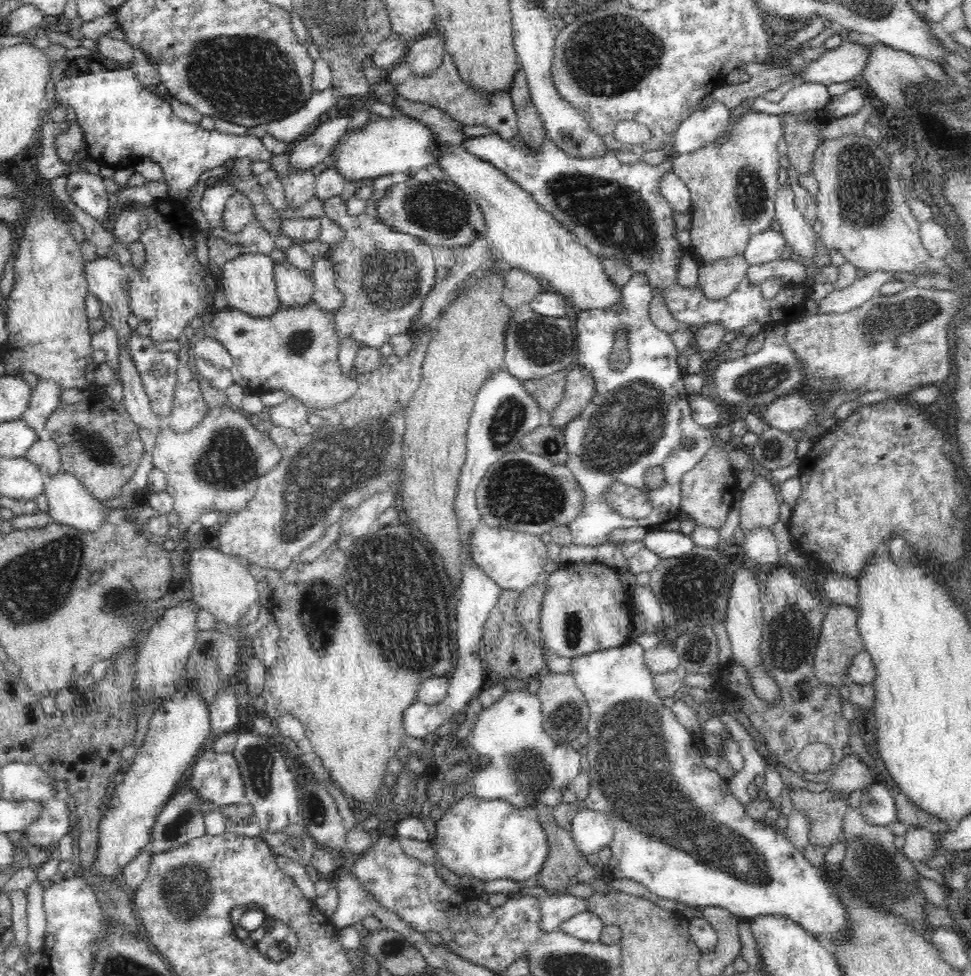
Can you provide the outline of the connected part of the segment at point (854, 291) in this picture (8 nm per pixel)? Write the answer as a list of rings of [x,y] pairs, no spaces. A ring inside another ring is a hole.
[[[876,270],[866,273],[865,277],[856,279],[850,286],[841,290],[834,290],[824,300],[814,303],[812,311],[818,314],[826,312],[849,311],[853,307],[860,306],[862,303],[879,294],[878,290],[882,284],[893,280],[895,272],[886,272],[885,270]]]

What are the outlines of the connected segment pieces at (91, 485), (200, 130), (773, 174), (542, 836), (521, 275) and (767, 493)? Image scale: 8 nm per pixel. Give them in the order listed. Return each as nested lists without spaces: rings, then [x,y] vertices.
[[[90,396],[73,404],[60,402],[46,419],[45,429],[46,432],[50,432],[50,438],[58,445],[61,472],[67,471],[68,474],[76,475],[89,494],[96,499],[108,501],[118,497],[126,482],[134,476],[143,457],[144,444],[140,428],[131,418],[123,400],[120,405],[116,405],[108,396],[98,399]]]
[[[89,59],[86,63],[74,62],[67,65],[67,69],[66,76],[55,83],[56,100],[69,111],[69,120],[73,119],[79,124],[88,157],[100,167],[110,167],[116,171],[134,167],[140,160],[148,158],[158,163],[164,171],[170,198],[184,200],[192,190],[192,186],[197,183],[200,174],[220,167],[228,160],[259,162],[268,161],[273,157],[262,139],[255,135],[224,134],[216,129],[206,130],[199,123],[187,123],[178,119],[172,113],[167,98],[142,87],[131,69],[108,70],[102,63],[93,59]]]
[[[754,112],[736,124],[726,145],[677,156],[673,171],[691,194],[689,248],[698,267],[712,259],[743,254],[754,234],[770,228],[775,220],[776,190],[780,184],[778,144],[782,134],[778,115]]]
[[[462,797],[453,802],[448,810],[435,823],[436,836],[431,840],[432,848],[438,860],[458,876],[472,876],[476,880],[515,880],[526,881],[537,875],[547,860],[549,846],[544,826],[540,824],[533,807],[520,808],[506,801],[481,800],[478,797]]]
[[[509,268],[503,290],[503,303],[506,306],[513,309],[530,304],[541,292],[542,283],[539,278],[517,268]]]
[[[754,474],[755,479],[746,491],[739,492],[741,504],[740,529],[746,534],[757,527],[772,530],[783,518],[781,505],[778,504],[774,482],[768,475]]]

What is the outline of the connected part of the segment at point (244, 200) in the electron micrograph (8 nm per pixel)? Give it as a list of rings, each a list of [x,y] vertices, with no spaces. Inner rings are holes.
[[[237,190],[228,198],[223,212],[223,229],[231,234],[244,230],[255,218],[253,202],[242,192]]]

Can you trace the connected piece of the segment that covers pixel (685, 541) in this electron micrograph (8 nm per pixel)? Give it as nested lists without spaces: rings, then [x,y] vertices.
[[[654,530],[647,532],[643,541],[645,548],[656,554],[661,560],[677,558],[695,549],[690,536],[682,532],[668,532],[667,530]]]

